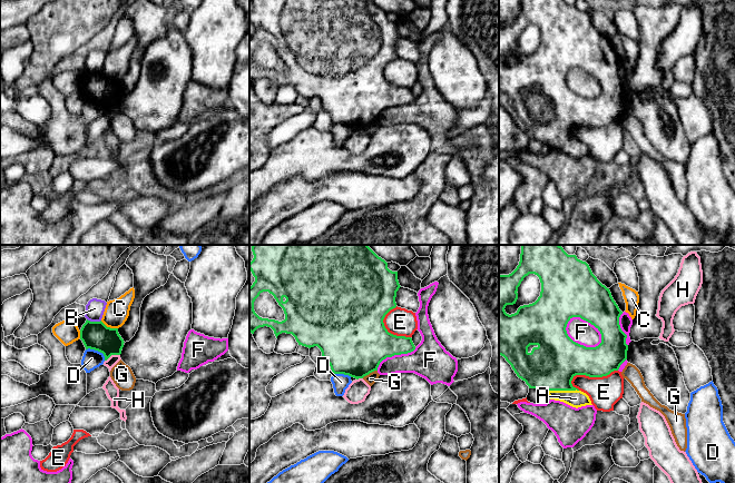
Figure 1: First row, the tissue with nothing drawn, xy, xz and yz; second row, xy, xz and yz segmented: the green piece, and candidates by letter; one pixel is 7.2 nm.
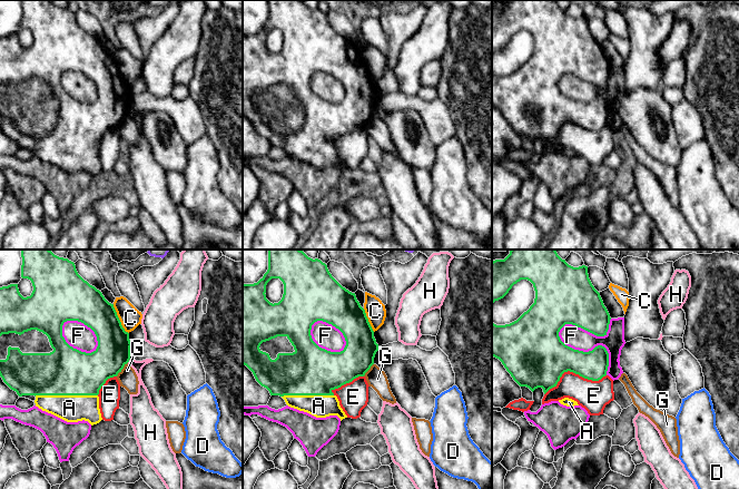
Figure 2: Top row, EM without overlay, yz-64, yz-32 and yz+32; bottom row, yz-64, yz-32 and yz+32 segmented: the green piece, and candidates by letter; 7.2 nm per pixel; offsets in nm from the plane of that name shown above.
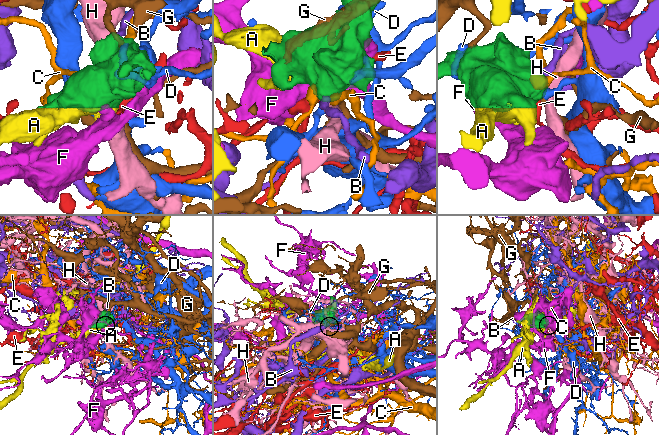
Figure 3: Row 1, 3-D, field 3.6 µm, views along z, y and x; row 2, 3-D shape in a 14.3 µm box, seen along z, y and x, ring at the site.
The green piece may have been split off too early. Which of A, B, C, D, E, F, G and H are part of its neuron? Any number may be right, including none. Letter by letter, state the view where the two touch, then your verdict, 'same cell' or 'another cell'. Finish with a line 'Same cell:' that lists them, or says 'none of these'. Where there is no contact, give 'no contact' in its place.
A: meets green in yz; same cell
B: meets green in xy; another cell
C: meets green in xy; another cell
D: meets green in xy; another cell
E: meets green in yz; another cell
F: meets green in yz; another cell
G: meets green in xz; another cell
H: meets green in xy; another cell
Same cell: A

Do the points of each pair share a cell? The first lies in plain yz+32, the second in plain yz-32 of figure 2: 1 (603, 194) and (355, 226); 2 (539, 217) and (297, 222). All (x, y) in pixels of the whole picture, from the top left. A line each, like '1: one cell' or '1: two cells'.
1: two cells
2: one cell

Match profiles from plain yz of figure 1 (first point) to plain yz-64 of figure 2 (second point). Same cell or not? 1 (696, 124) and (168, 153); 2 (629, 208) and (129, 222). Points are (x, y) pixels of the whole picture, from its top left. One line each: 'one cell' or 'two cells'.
1: two cells
2: two cells

